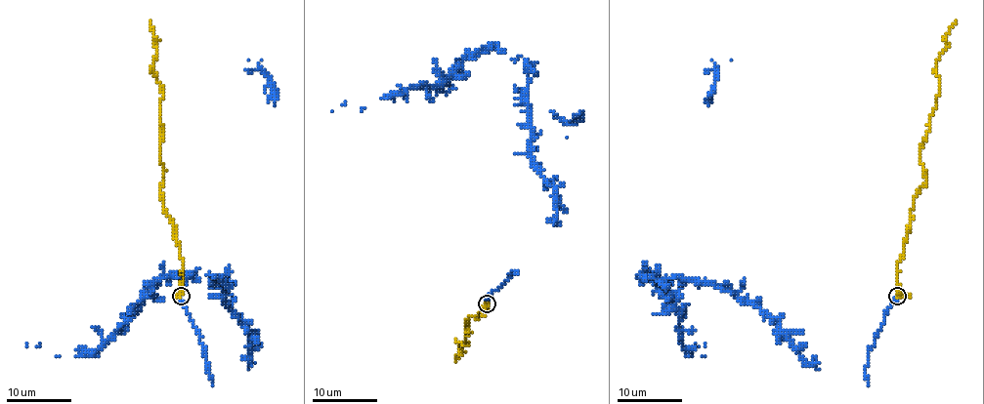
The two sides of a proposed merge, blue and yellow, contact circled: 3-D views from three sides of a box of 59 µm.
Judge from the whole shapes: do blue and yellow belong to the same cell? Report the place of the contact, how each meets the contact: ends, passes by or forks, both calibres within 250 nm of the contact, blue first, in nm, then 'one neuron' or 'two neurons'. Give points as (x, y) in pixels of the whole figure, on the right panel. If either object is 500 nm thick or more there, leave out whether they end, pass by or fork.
at (897, 296); blue ends there; yellow passes by; 260 nm thick on the blue side, 200 nm on the other; one neuron

